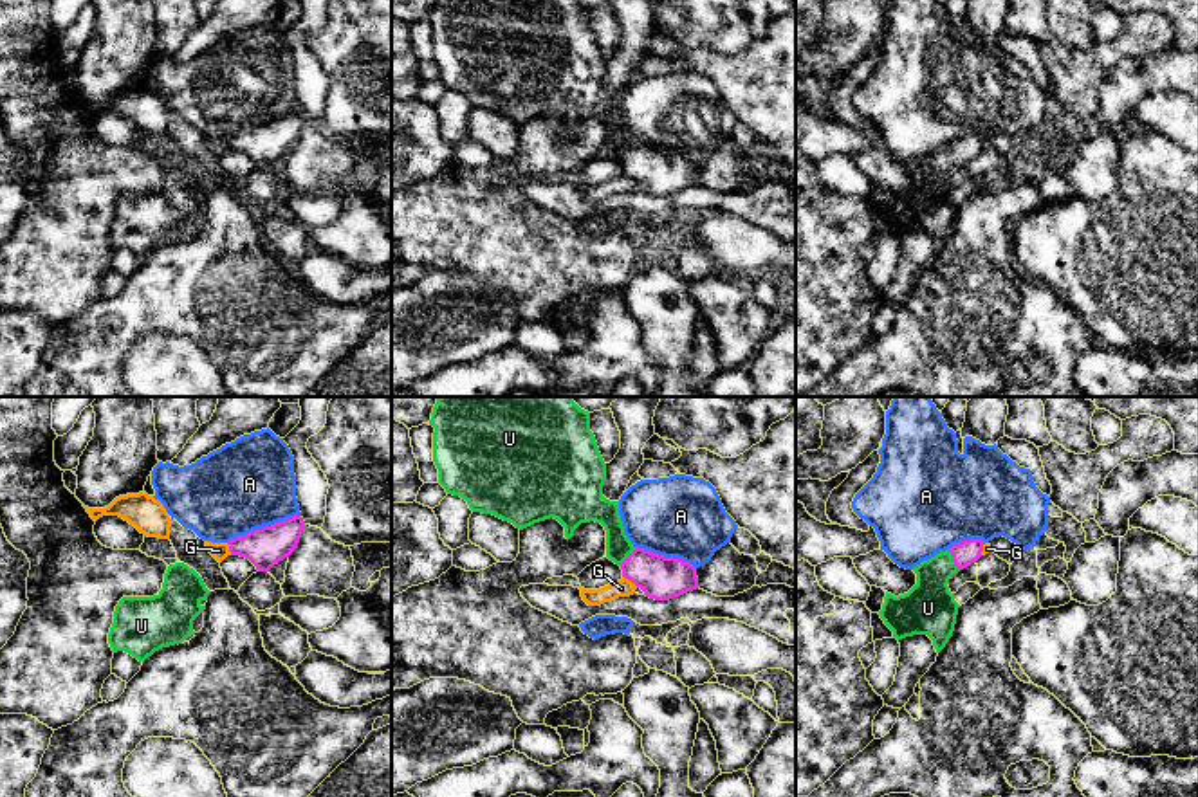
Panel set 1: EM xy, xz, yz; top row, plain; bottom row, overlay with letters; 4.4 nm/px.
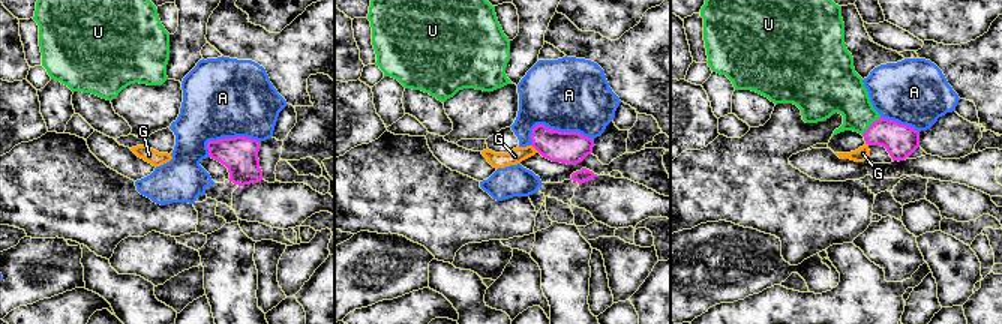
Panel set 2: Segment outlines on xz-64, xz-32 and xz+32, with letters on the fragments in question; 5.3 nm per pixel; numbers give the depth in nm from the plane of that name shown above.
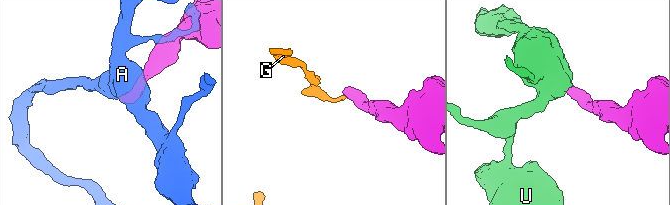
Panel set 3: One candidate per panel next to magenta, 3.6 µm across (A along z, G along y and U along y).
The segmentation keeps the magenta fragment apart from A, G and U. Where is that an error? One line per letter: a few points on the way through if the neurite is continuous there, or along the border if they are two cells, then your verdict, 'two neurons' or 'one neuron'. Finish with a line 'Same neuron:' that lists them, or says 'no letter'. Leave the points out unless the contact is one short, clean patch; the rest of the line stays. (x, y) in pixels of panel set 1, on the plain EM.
A: two neurons
G: border along xz (623, 172), (637, 183); two neurons
U: runs through yz (964, 150), (953, 155), (931, 177), (928, 204); one neuron
Same neuron: U

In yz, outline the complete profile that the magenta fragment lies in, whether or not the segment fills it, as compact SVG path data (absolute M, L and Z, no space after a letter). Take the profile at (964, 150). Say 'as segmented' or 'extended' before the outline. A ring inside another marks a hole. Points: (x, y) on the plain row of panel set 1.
extended; M981 135L956 139L913 164L917 180L908 189L895 193L886 188L879 211L893 227L893 234L927 231L936 249L945 243L960 204L949 188L949 175L976 159L983 141Z

